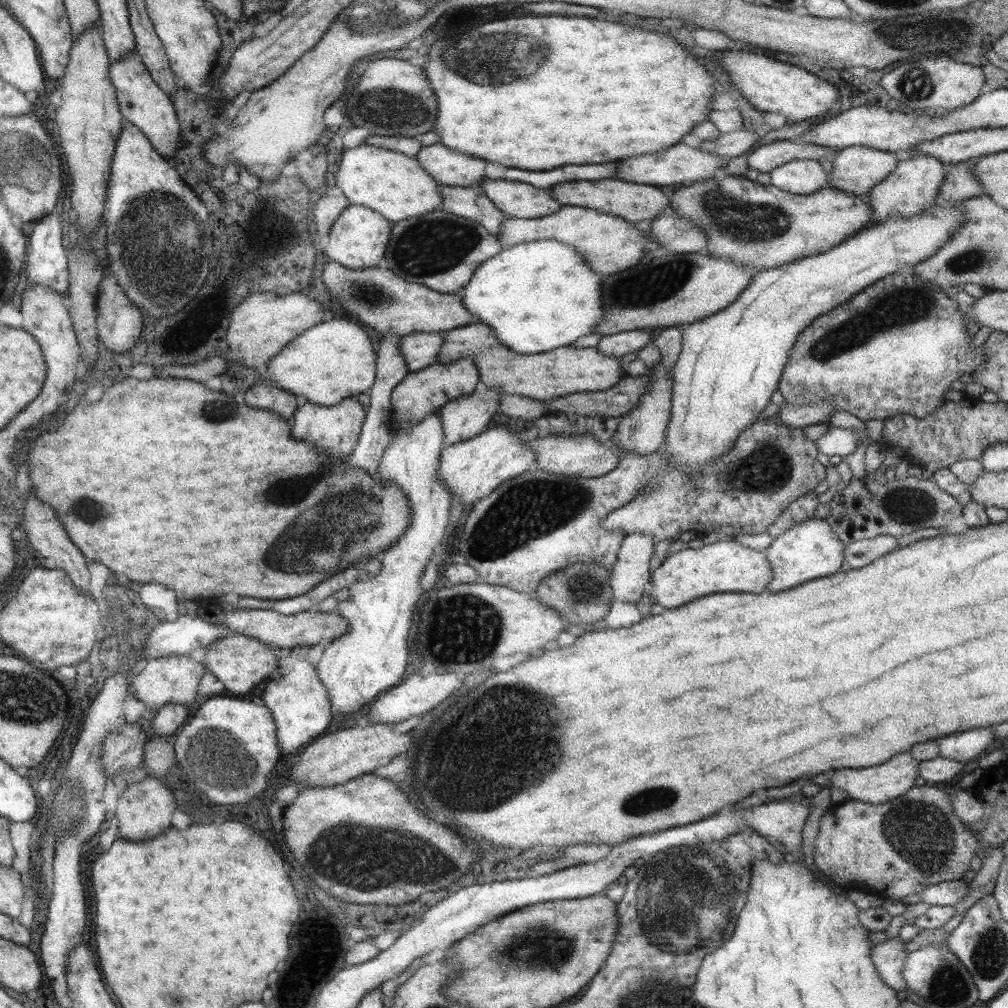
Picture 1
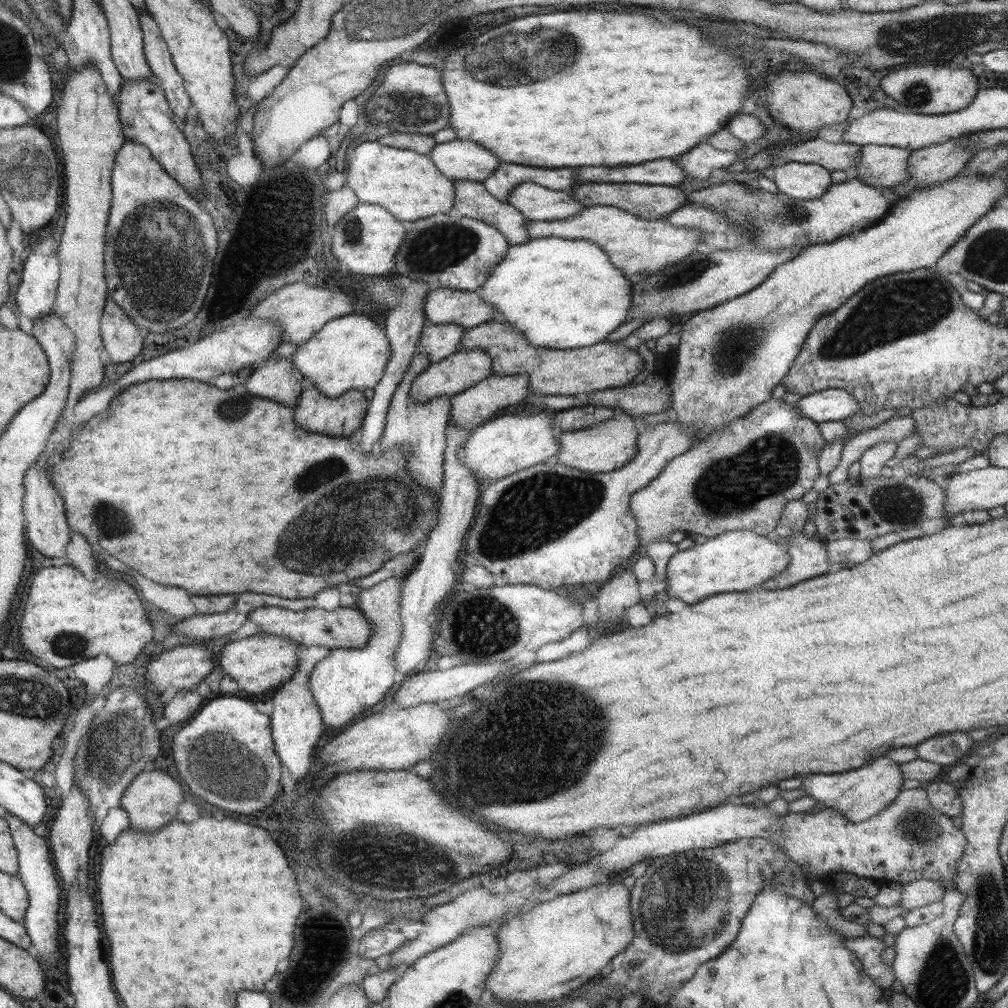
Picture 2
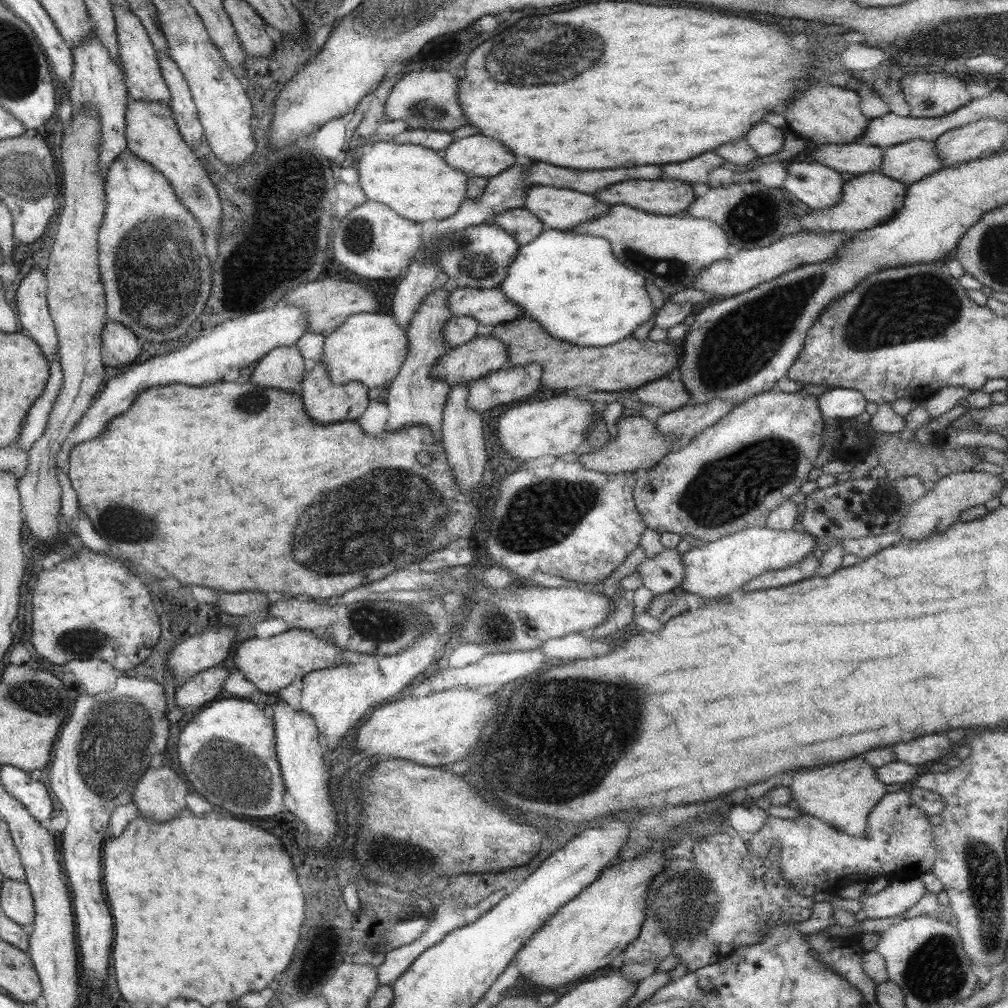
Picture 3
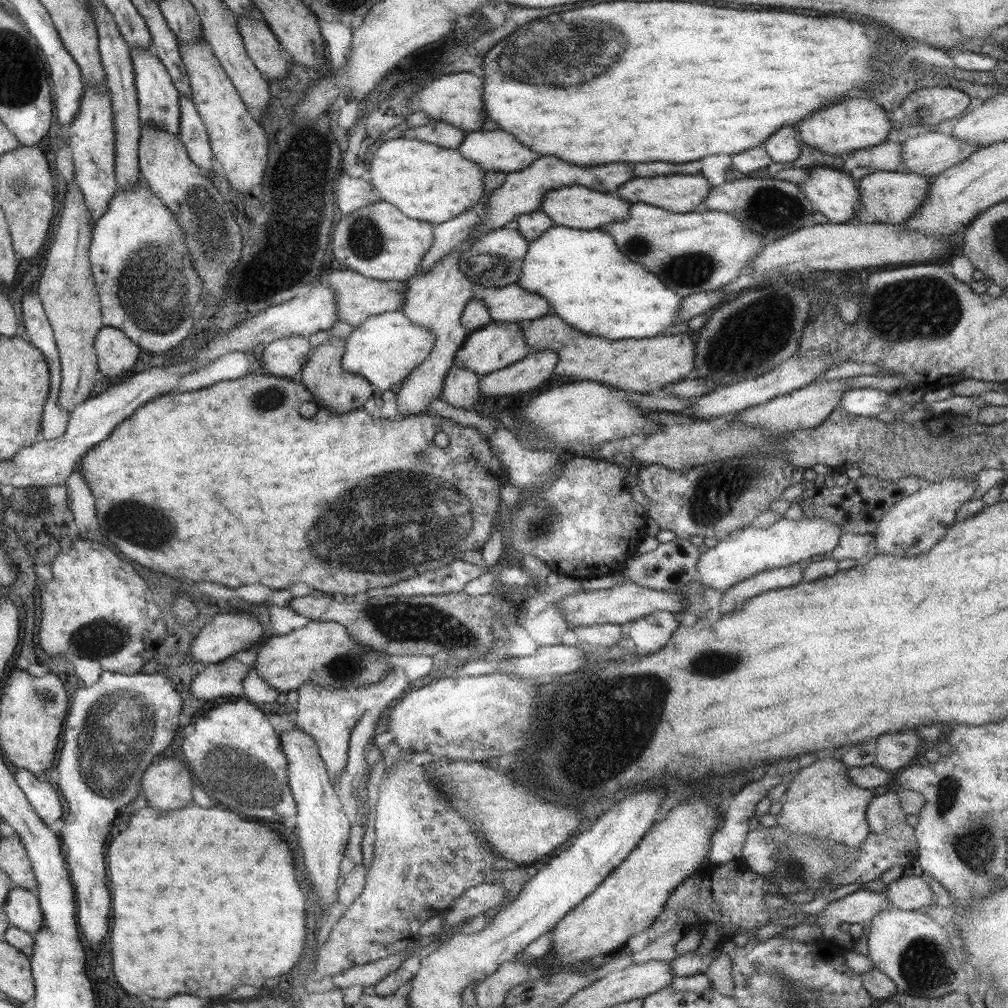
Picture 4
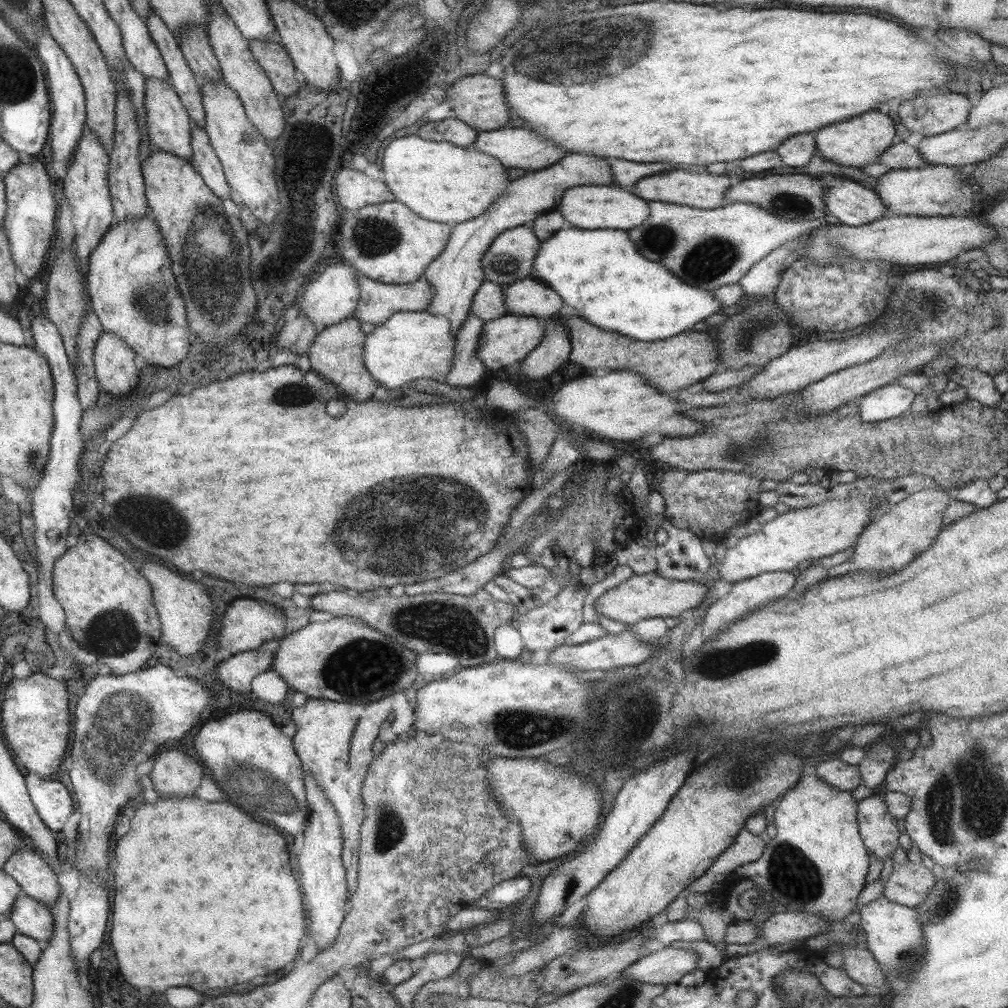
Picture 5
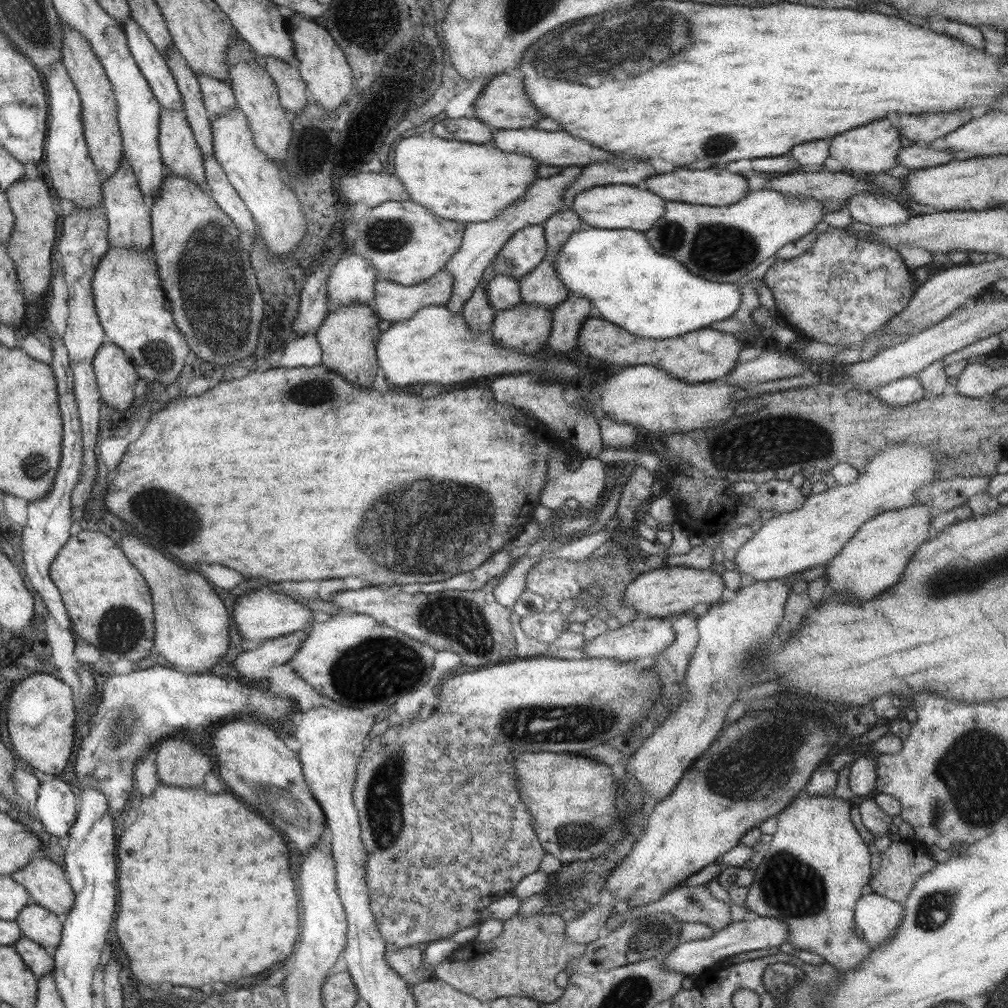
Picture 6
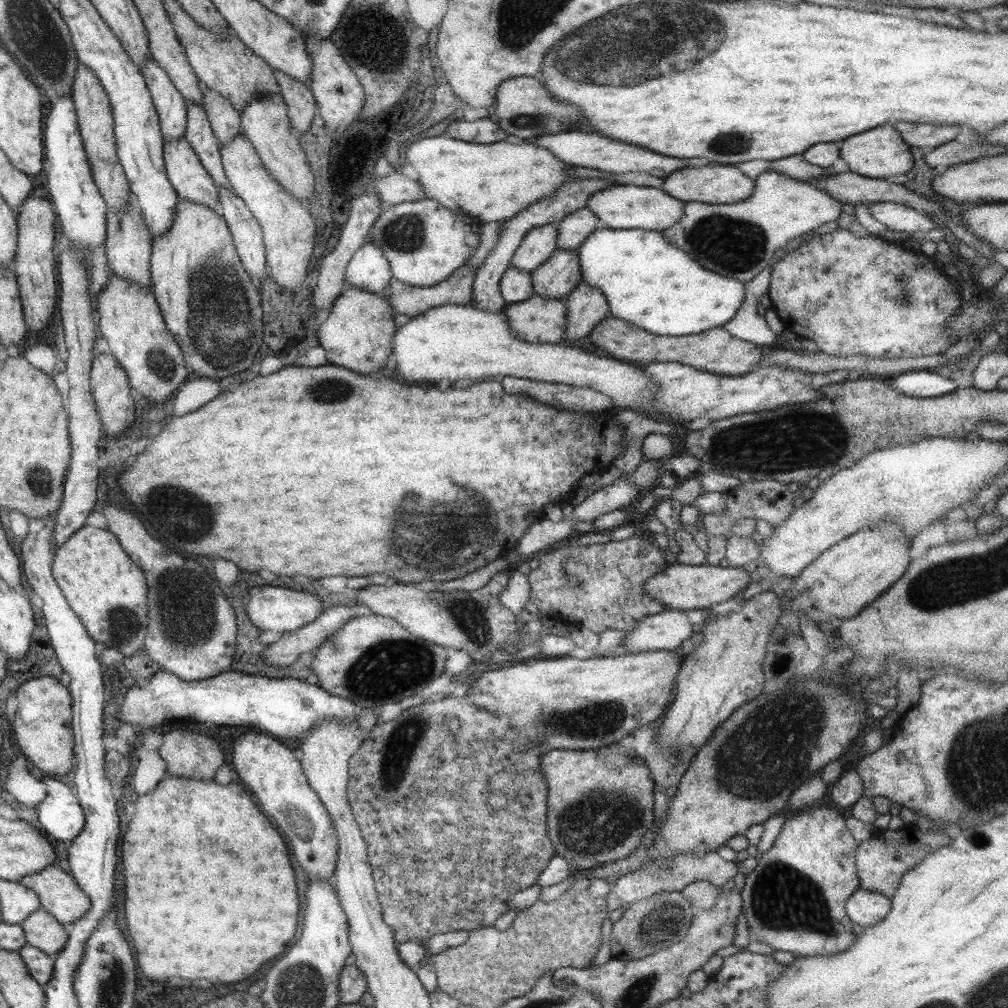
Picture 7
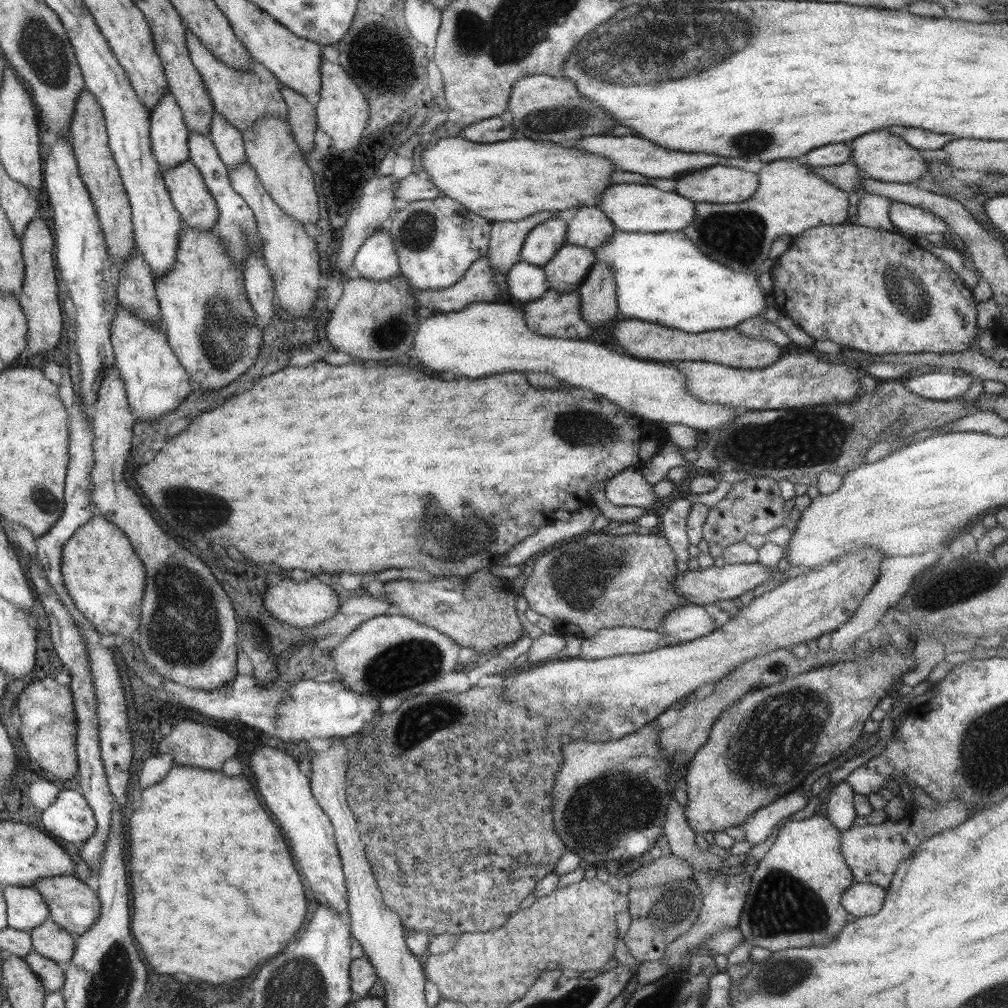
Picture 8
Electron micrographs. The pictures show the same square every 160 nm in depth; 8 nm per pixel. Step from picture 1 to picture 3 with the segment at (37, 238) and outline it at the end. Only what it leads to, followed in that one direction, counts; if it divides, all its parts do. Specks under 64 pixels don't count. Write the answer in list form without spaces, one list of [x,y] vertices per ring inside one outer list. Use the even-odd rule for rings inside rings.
[[[33,267],[33,270],[23,277],[19,283],[19,288],[16,290],[14,296],[16,306],[18,308],[17,316],[19,324],[24,330],[27,330],[29,338],[33,338],[37,342],[37,346],[41,348],[45,358],[50,361],[50,358],[58,353],[58,340],[56,337],[56,330],[53,326],[52,318],[50,317],[47,304],[46,304],[46,290],[47,279],[44,276],[44,268]]]

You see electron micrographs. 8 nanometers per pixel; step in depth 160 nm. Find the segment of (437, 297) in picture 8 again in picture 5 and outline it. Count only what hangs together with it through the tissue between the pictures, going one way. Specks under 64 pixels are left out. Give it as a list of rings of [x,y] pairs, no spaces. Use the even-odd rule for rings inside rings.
[[[355,273],[354,277],[358,286],[359,300],[352,316],[361,323],[378,325],[385,322],[390,314],[401,311],[421,312],[431,304],[432,288],[422,276],[413,282],[403,284],[377,282],[364,277],[361,273]]]

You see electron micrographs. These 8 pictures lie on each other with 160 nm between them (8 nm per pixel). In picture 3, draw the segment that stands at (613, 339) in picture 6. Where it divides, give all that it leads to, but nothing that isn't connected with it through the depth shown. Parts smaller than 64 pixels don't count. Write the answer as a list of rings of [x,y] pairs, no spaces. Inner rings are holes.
[[[525,316],[493,325],[486,332],[505,345],[509,366],[538,364],[542,368],[540,385],[549,390],[559,389],[561,392],[581,385],[605,392],[637,388],[667,376],[673,368],[677,368],[681,352],[680,342],[651,341],[648,338],[639,341],[632,336],[607,346],[577,346],[549,336],[538,322]]]

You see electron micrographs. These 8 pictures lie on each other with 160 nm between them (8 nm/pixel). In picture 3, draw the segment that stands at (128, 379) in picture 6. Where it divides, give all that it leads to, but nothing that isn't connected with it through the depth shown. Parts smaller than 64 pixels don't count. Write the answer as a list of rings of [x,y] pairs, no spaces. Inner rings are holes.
[[[107,318],[100,334],[100,353],[104,366],[115,367],[135,360],[141,350],[137,338],[130,328]]]

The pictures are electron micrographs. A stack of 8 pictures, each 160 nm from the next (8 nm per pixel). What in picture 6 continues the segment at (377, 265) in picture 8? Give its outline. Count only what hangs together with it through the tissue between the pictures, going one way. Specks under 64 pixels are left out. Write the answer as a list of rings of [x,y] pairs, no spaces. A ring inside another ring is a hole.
[[[352,252],[346,258],[337,259],[325,281],[326,314],[341,306],[369,304],[373,300],[373,283],[377,280],[375,271]]]

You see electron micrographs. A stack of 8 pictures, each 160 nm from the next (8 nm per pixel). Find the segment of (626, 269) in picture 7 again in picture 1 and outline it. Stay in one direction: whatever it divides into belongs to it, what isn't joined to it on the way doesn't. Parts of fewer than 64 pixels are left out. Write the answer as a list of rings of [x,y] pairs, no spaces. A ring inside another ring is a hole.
[[[555,240],[521,242],[516,245],[511,245],[509,248],[501,249],[495,256],[480,262],[479,266],[475,267],[473,274],[466,282],[467,284],[459,291],[460,304],[463,305],[464,310],[474,314],[477,322],[486,324],[488,328],[495,333],[496,339],[509,350],[512,350],[517,354],[537,354],[567,346],[576,338],[592,332],[595,323],[599,322],[599,319],[603,314],[601,305],[599,304],[599,288],[601,288],[600,276],[601,274],[596,274],[596,272],[593,272],[585,264],[585,261],[576,253],[576,250],[574,250],[572,246],[565,246]]]

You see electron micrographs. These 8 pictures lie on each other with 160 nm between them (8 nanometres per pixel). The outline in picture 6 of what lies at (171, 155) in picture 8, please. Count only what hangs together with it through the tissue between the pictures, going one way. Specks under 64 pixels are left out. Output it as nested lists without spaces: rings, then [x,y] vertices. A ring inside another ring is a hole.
[[[132,17],[123,24],[122,30],[128,51],[159,106],[172,111],[182,110],[180,92],[162,54],[149,42]]]

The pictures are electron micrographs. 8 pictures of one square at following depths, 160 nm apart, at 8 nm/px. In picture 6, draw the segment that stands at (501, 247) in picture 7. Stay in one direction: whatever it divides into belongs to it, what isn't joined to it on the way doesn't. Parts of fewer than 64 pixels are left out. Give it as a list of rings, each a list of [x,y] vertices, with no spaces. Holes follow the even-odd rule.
[[[615,158],[605,162],[595,162],[587,166],[571,165],[563,167],[557,174],[547,178],[535,178],[528,184],[523,194],[507,205],[495,218],[485,222],[464,223],[461,242],[455,254],[447,259],[442,270],[448,272],[452,278],[451,294],[445,308],[453,314],[461,314],[470,332],[478,334],[490,328],[495,316],[495,310],[486,299],[485,286],[494,275],[492,260],[503,243],[516,231],[527,225],[541,225],[552,214],[562,209],[569,209],[575,194],[587,190],[591,186],[605,186],[605,184],[627,184],[635,186],[639,180],[653,174],[653,166],[647,162],[639,162],[633,158]]]

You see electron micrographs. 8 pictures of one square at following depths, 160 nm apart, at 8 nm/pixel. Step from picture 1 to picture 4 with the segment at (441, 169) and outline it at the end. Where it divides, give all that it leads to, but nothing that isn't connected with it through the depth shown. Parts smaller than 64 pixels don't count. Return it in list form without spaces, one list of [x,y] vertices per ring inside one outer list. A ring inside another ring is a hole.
[[[495,129],[468,131],[457,153],[479,165],[484,172],[512,173],[527,166],[537,154],[515,141],[511,134]]]

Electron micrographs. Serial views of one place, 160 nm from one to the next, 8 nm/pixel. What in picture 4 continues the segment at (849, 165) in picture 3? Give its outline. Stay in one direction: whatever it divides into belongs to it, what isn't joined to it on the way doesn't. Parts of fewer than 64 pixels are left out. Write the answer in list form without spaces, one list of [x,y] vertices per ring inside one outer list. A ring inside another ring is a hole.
[[[885,141],[879,146],[851,150],[848,155],[857,162],[857,166],[873,171],[897,171],[902,172],[904,166],[900,164],[902,144]]]

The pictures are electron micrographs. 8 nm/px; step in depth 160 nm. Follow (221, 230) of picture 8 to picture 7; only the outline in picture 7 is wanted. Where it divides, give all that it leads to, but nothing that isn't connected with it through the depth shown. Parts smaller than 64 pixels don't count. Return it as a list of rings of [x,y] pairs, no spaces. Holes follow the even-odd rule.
[[[186,102],[186,129],[184,137],[195,152],[203,168],[211,175],[215,186],[231,189],[220,161],[220,144],[211,130],[206,112],[201,105]]]

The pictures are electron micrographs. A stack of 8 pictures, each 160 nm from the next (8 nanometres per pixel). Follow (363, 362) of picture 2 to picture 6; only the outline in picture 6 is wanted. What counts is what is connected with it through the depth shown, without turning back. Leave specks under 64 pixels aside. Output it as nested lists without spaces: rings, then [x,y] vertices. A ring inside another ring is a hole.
[[[431,306],[416,310],[411,318],[394,322],[377,339],[376,357],[380,370],[387,382],[397,388],[424,384],[455,384],[467,378],[489,376],[489,374],[557,374],[575,378],[583,369],[570,361],[557,361],[552,355],[549,360],[535,359],[533,354],[518,352],[514,348],[503,348],[493,344],[490,329],[485,332],[470,332],[461,314],[453,314],[445,306]]]

